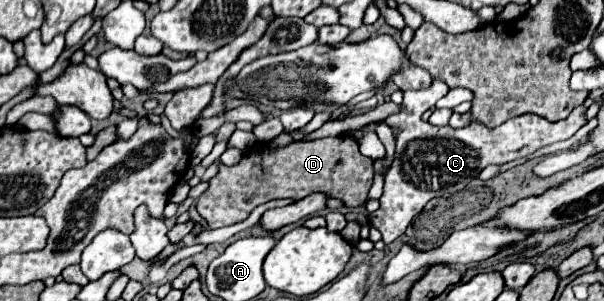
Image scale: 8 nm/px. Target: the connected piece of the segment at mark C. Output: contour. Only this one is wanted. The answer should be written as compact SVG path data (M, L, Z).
M432 80L428 88L421 90L404 90L402 108L398 114L392 114L388 120L394 122L388 126L398 128L396 136L396 154L394 164L386 174L384 180L384 194L380 198L380 208L368 216L370 224L382 234L382 240L386 244L394 242L398 236L404 234L404 230L410 226L412 218L418 216L424 208L424 204L432 198L448 198L468 186L468 182L478 176L486 166L490 164L506 164L516 158L528 156L536 152L538 148L544 148L548 144L568 140L574 136L584 124L586 124L586 106L576 106L566 120L560 122L546 122L544 118L538 118L536 114L526 114L518 118L510 118L498 128L486 128L478 124L470 124L468 128L438 128L428 122L412 122L420 118L426 110L434 106L438 98L442 98L448 92L448 86L440 80Z

